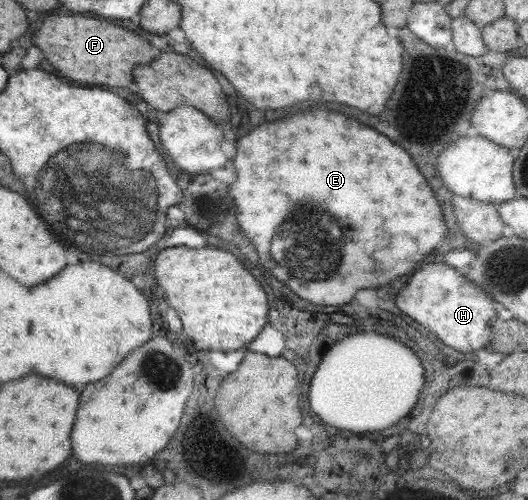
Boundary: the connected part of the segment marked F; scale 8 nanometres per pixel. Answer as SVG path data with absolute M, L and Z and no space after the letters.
M49 16L41 22L31 40L43 52L43 58L49 60L49 64L63 76L77 82L103 84L103 86L125 88L131 82L131 68L135 64L151 63L160 53L149 42L143 44L141 37L135 36L133 32L127 32L109 22L81 16Z

